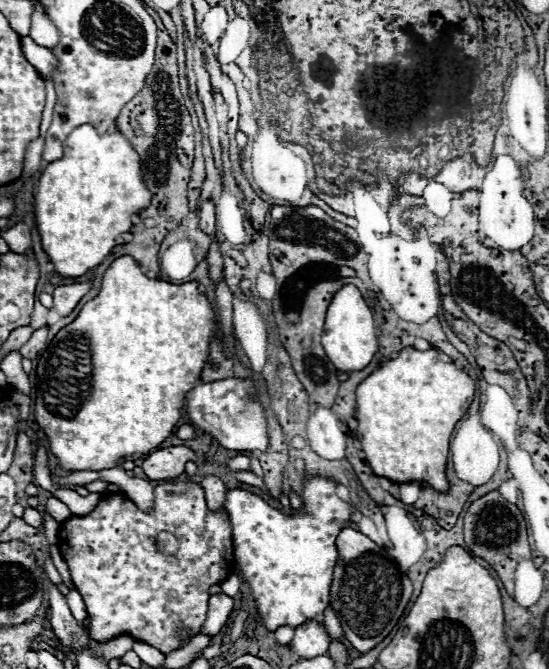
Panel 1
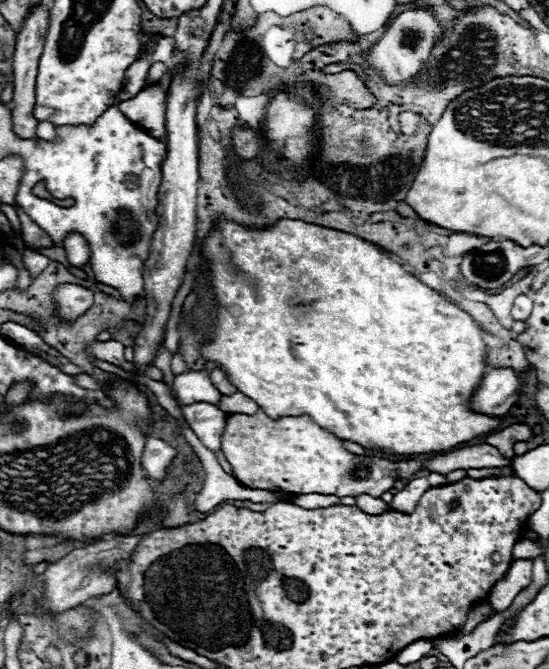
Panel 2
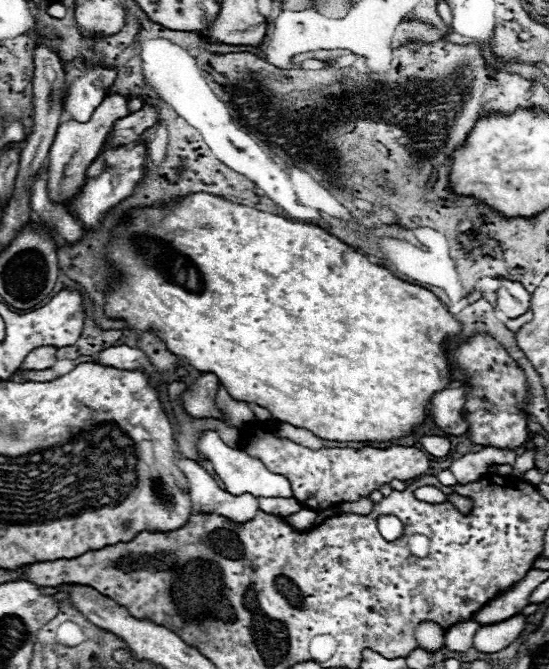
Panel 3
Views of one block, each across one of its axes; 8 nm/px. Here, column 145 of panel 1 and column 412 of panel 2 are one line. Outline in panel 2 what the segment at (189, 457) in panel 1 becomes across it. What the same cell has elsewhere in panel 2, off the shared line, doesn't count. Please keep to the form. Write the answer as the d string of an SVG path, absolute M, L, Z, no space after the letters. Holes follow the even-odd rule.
M258 408L256 414L228 414L228 426L224 430L224 458L234 464L236 480L250 480L250 488L284 490L290 494L334 494L334 496L360 496L370 494L374 498L382 496L394 486L398 478L410 476L414 470L428 470L438 474L448 474L452 470L468 468L490 468L508 466L512 460L504 458L498 448L480 444L470 448L460 448L428 462L402 460L388 462L382 458L368 458L348 452L342 440L332 432L320 428L310 416L286 416L272 420Z

